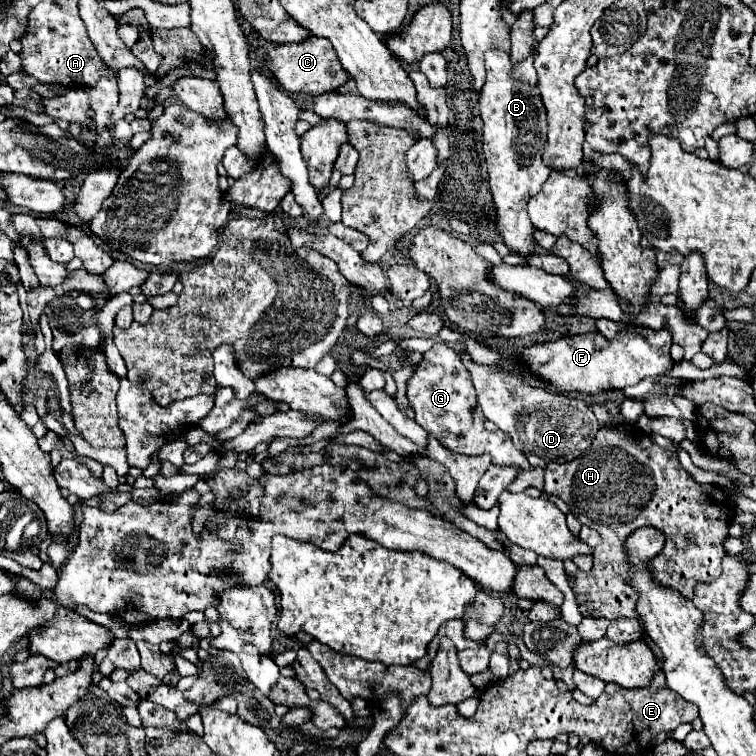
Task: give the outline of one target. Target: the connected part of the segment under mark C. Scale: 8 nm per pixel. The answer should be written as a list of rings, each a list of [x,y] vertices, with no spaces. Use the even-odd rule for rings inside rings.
[[[310,36],[304,42],[276,46],[268,54],[268,68],[286,92],[300,92],[310,96],[332,92],[350,80],[350,74],[346,74],[346,70],[338,62],[338,56],[334,54],[330,42],[318,36]]]

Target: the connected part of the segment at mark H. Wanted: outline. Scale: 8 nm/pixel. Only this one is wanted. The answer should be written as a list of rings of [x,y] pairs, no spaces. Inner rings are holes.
[[[630,424],[602,426],[596,438],[600,438],[600,446],[596,444],[596,450],[588,450],[586,454],[578,456],[574,462],[566,462],[566,464],[550,462],[544,474],[544,490],[566,500],[570,510],[574,510],[574,516],[578,518],[578,522],[594,528],[602,536],[602,542],[594,548],[592,570],[586,574],[578,570],[574,584],[570,580],[570,586],[578,598],[582,614],[594,616],[594,618],[608,618],[608,620],[638,618],[636,598],[640,594],[636,588],[628,584],[630,558],[626,556],[628,554],[626,538],[644,526],[654,526],[666,536],[666,544],[662,552],[648,562],[650,574],[658,584],[662,582],[662,586],[674,588],[682,596],[692,600],[692,590],[698,582],[710,582],[720,576],[720,560],[726,554],[724,540],[730,536],[728,534],[728,520],[730,520],[728,494],[720,486],[716,486],[716,494],[714,494],[712,484],[698,484],[696,480],[692,480],[692,476],[680,466],[678,456],[674,452],[654,444],[652,438],[646,438],[646,434],[642,434],[642,430],[638,430],[636,426],[630,426]],[[686,534],[694,534],[694,540],[690,542]]]

